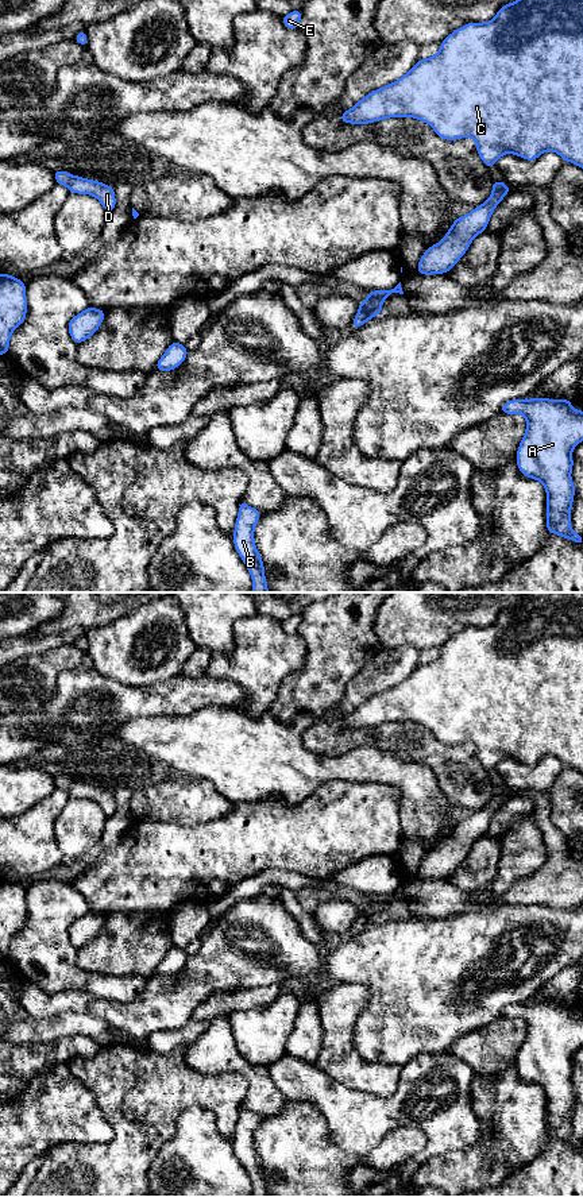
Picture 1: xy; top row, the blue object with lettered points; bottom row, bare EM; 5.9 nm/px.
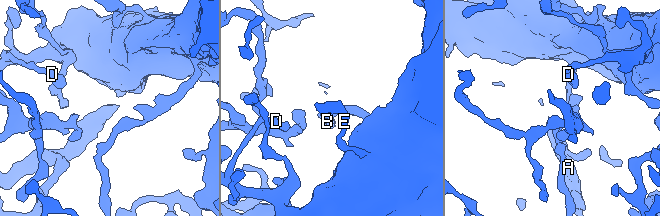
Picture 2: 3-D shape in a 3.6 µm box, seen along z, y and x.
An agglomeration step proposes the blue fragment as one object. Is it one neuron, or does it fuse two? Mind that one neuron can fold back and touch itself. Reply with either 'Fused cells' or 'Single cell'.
Single cell

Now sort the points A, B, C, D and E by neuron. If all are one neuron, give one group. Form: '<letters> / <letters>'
A B C D E

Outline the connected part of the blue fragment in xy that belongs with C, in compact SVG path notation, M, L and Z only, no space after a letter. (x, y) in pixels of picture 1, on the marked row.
M517 0L502 5L490 22L471 22L451 32L441 43L436 55L418 59L399 80L387 86L370 92L351 109L340 116L340 123L368 124L389 117L414 117L428 123L433 131L445 140L457 140L470 136L476 143L476 151L490 169L503 154L514 154L529 162L537 159L544 151L555 151L564 162L583 169L583 0Z

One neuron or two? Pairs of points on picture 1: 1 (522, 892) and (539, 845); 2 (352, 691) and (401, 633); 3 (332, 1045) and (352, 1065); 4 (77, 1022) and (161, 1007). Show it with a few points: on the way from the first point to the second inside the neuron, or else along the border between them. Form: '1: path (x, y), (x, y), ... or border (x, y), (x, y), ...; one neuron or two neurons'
1: border (548, 853), (536, 871), (516, 880), (502, 894); two neurons
2: border (382, 647), (416, 647), (419, 649); two neurons
3: path (338, 1050), (347, 1060); one neuron
4: border (68, 1011), (84, 1011), (101, 1018), (120, 1041); two neurons

